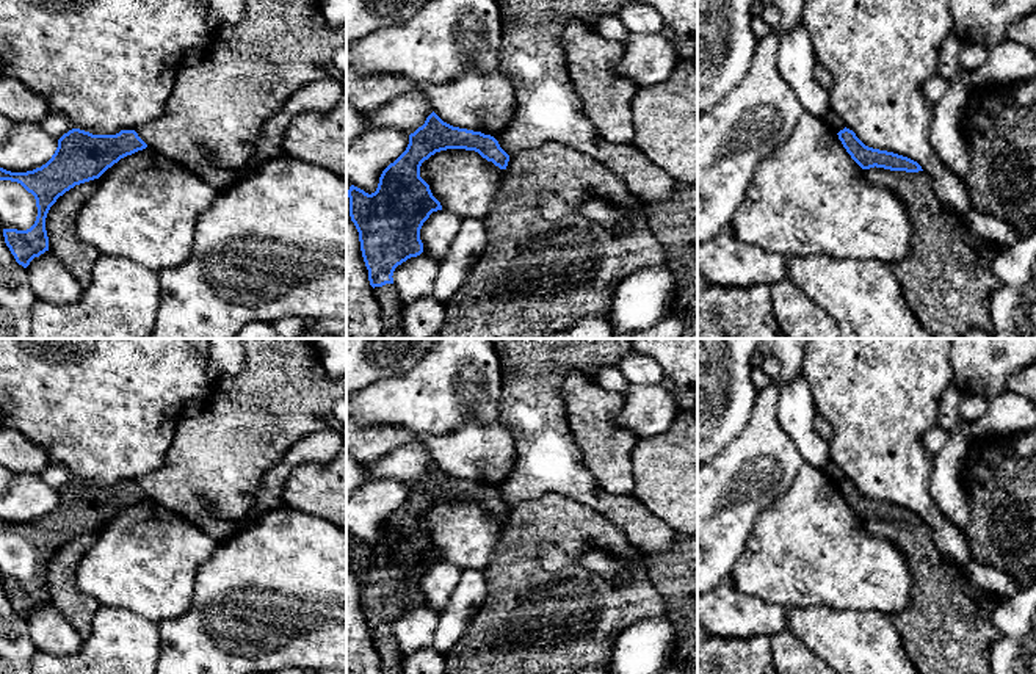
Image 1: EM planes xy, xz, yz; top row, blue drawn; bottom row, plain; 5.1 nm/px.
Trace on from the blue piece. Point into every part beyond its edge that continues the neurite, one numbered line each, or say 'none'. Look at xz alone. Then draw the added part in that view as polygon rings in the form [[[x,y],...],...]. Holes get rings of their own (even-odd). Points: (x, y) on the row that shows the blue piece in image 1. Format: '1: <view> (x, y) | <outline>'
1: xz (391, 304) | [[[393,284],[373,288],[376,301],[384,317],[384,332],[381,339],[409,339],[401,324],[404,303],[398,296]]]

